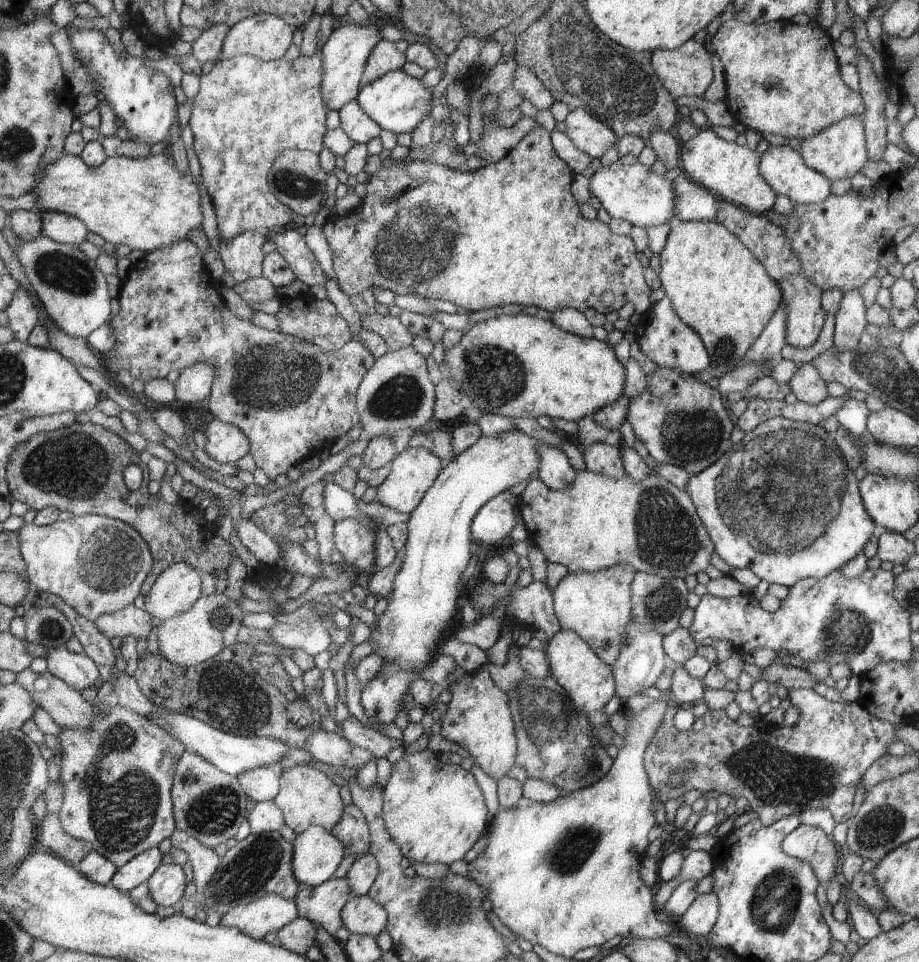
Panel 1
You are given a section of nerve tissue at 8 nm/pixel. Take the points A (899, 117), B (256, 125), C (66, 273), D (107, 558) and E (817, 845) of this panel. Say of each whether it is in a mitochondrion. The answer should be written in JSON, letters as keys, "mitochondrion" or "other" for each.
{"A":"other","B":"other","C":"mitochondrion","D":"mitochondrion","E":"other"}

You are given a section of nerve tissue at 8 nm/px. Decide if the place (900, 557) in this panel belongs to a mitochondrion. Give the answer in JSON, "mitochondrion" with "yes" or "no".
{"mitochondrion":"no"}

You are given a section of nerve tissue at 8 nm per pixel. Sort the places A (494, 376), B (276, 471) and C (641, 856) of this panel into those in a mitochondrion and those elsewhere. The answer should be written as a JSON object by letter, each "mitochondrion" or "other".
{"A":"mitochondrion","B":"other","C":"other"}

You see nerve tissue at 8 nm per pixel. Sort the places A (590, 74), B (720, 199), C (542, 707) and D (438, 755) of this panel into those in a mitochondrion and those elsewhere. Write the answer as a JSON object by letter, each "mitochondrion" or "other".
{"A":"mitochondrion","B":"other","C":"mitochondrion","D":"other"}

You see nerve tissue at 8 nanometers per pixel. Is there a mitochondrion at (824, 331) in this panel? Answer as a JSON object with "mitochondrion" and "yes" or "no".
{"mitochondrion":"no"}

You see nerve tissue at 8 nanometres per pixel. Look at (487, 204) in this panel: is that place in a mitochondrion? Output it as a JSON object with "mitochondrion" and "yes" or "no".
{"mitochondrion":"no"}

